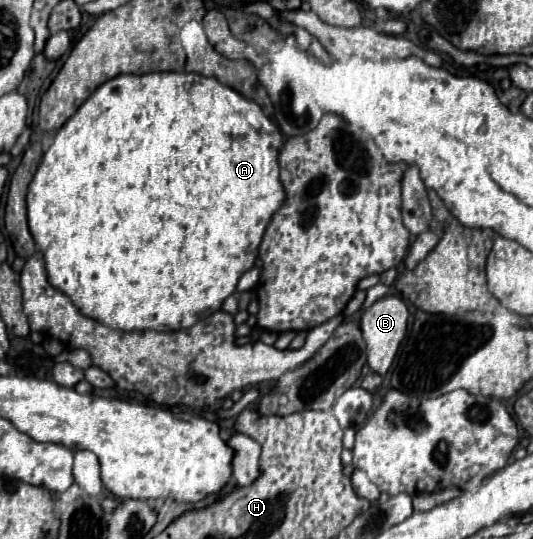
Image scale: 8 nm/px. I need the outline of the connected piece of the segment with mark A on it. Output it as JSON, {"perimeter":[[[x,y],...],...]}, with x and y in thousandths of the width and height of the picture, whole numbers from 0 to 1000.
{"perimeter":[[[274,135],[274,139],[221,139],[206,150],[199,150],[195,158],[188,158],[150,199],[146,206],[105,243],[101,250],[101,262],[94,269],[94,276],[83,284],[79,291],[79,302],[53,347],[53,365],[49,365],[49,380],[53,380],[53,421],[56,421],[56,432],[71,455],[71,462],[79,466],[79,477],[83,477],[83,492],[86,492],[86,510],[90,510],[90,525],[124,544],[135,562],[150,573],[154,584],[169,588],[169,592],[180,592],[188,596],[191,603],[199,607],[210,607],[210,610],[229,610],[229,614],[263,614],[263,610],[289,610],[289,614],[330,614],[330,610],[353,610],[360,607],[368,596],[390,588],[394,581],[409,577],[413,566],[420,562],[424,551],[432,551],[439,540],[443,540],[443,529],[447,529],[447,518],[465,503],[473,499],[477,484],[480,484],[480,473],[484,473],[484,455],[495,440],[495,429],[499,429],[499,417],[507,414],[507,403],[525,388],[525,380],[533,377],[533,351],[529,351],[529,340],[525,340],[525,310],[522,310],[522,284],[529,276],[529,243],[492,210],[492,202],[462,184],[458,176],[450,176],[447,169],[409,154],[402,143],[379,143],[371,135]]]}

